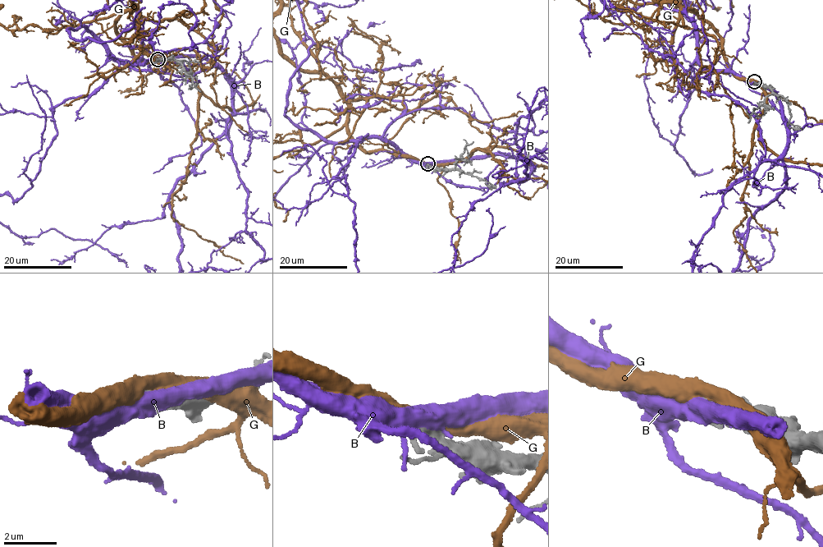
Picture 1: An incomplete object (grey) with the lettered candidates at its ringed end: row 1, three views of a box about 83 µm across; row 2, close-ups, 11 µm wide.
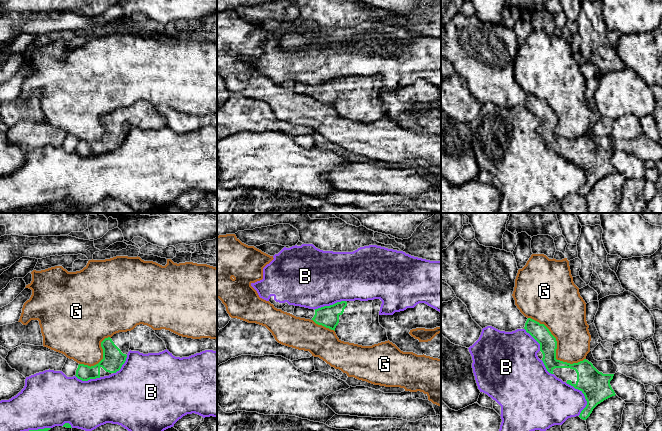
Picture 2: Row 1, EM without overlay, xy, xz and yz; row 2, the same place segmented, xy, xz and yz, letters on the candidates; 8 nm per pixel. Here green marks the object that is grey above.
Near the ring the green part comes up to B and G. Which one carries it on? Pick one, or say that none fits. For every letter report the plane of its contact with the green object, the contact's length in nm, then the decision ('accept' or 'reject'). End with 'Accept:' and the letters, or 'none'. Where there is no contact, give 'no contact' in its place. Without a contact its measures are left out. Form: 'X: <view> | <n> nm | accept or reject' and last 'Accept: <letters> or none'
B: yz | 300 nm | reject
G: yz | 550 nm | reject
Accept: none

